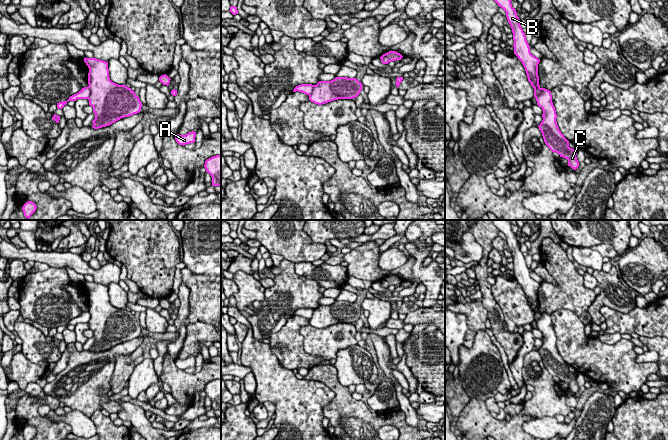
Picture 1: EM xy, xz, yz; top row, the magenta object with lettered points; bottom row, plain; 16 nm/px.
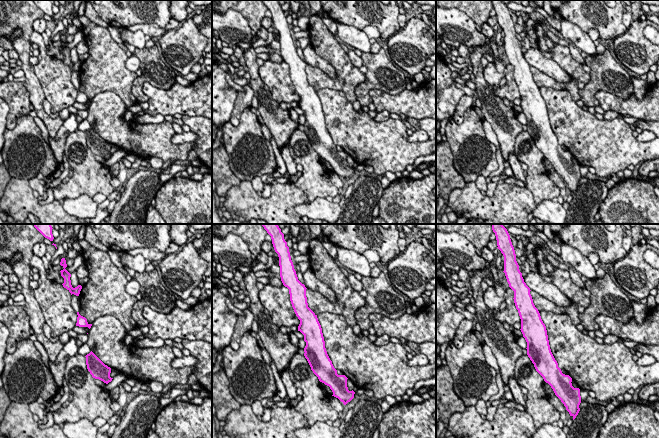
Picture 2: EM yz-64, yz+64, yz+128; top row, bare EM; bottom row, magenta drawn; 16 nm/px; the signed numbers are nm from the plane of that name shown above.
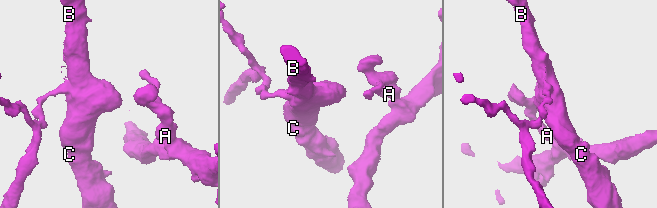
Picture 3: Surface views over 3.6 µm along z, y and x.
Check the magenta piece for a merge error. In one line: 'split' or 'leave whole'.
split

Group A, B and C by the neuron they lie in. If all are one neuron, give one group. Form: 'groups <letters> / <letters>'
groups A / B C

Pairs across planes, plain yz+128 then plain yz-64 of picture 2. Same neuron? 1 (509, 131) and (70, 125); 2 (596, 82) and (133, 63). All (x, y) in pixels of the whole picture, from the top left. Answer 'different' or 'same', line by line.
1: different
2: different

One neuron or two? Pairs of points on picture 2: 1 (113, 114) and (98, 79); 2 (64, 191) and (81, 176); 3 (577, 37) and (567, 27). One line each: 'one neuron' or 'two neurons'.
1: two neurons
2: one neuron
3: one neuron

